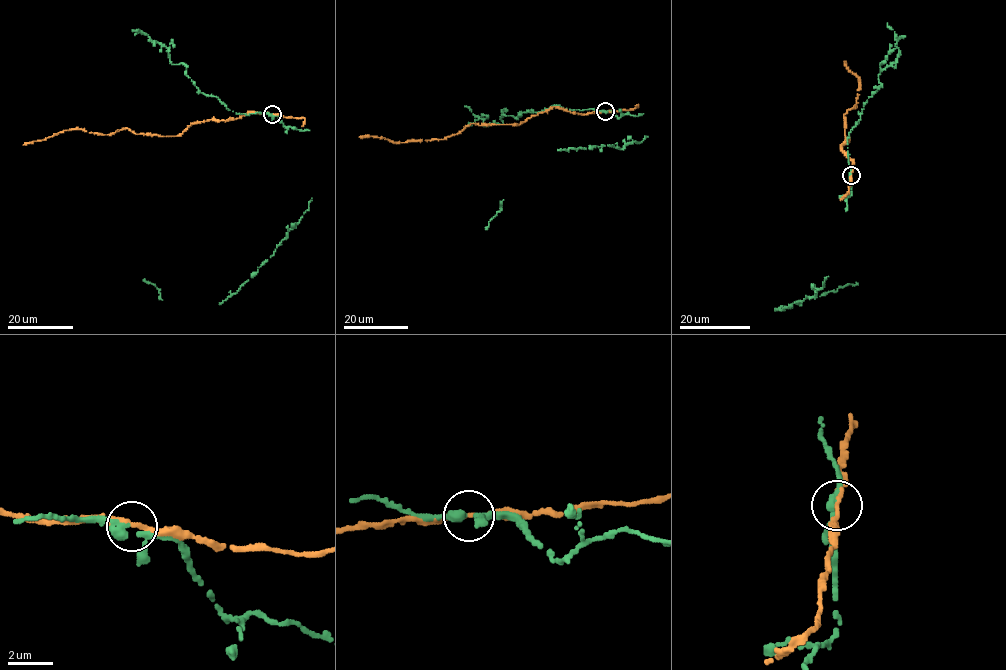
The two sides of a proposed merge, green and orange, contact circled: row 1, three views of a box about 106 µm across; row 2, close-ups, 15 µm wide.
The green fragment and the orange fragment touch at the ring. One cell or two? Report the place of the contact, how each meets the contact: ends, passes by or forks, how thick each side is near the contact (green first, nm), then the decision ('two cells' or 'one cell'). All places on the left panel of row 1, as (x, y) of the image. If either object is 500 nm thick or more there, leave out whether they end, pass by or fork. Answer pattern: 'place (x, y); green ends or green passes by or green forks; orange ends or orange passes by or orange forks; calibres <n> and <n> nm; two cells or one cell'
place (272, 114); green forks; orange passes by; calibres 280 and 200 nm; two cells

